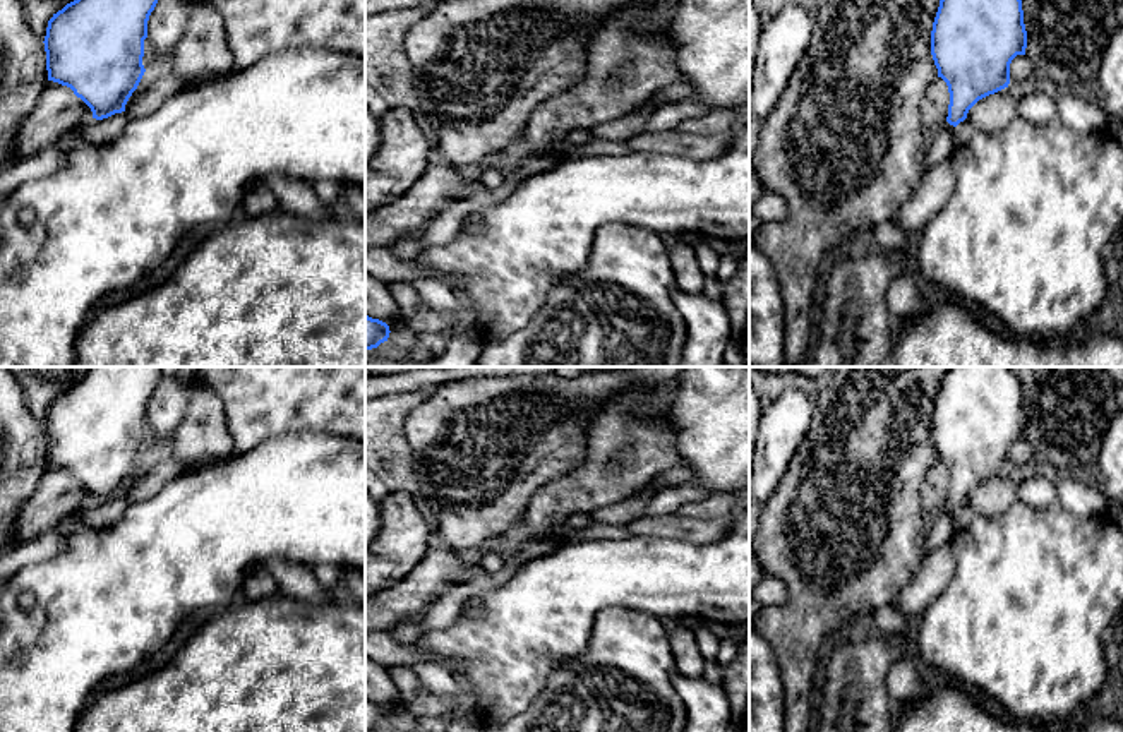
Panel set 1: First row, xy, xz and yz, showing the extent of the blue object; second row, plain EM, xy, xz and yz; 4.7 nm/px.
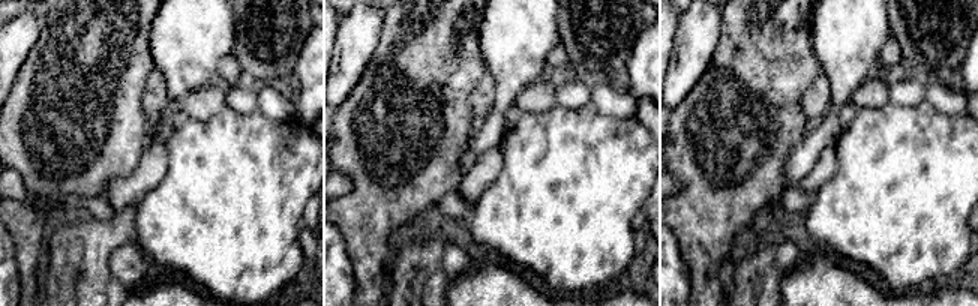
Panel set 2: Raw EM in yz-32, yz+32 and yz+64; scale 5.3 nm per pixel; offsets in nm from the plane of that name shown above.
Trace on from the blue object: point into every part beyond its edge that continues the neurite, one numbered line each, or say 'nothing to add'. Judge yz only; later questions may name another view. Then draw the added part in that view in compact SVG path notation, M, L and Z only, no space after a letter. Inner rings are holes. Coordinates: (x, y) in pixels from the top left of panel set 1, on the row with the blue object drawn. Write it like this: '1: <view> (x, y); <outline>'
1: yz (942, 148); M945 122L943 127L934 132L934 139L928 146L924 154L924 171L941 161L950 161L955 147L955 127Z

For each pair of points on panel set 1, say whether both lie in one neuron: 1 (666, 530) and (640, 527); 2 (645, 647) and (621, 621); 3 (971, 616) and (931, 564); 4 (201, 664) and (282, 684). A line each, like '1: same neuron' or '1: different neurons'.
1: same neuron
2: same neuron
3: different neurons
4: same neuron

